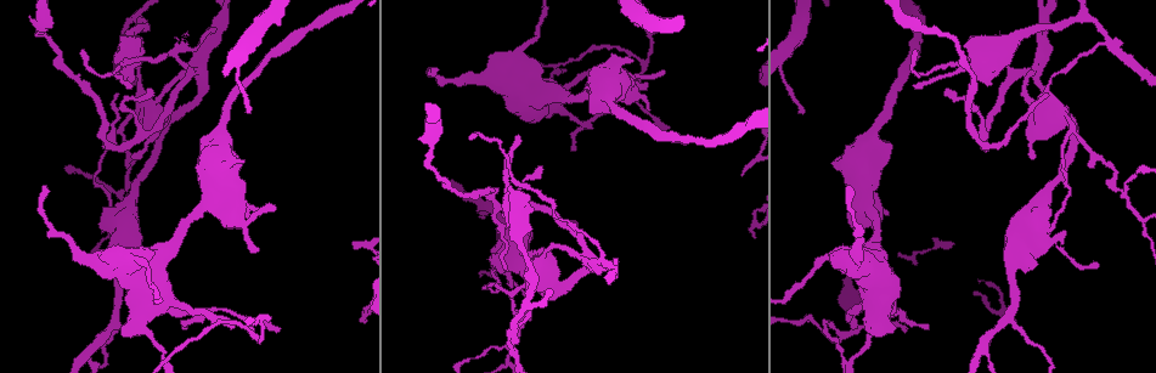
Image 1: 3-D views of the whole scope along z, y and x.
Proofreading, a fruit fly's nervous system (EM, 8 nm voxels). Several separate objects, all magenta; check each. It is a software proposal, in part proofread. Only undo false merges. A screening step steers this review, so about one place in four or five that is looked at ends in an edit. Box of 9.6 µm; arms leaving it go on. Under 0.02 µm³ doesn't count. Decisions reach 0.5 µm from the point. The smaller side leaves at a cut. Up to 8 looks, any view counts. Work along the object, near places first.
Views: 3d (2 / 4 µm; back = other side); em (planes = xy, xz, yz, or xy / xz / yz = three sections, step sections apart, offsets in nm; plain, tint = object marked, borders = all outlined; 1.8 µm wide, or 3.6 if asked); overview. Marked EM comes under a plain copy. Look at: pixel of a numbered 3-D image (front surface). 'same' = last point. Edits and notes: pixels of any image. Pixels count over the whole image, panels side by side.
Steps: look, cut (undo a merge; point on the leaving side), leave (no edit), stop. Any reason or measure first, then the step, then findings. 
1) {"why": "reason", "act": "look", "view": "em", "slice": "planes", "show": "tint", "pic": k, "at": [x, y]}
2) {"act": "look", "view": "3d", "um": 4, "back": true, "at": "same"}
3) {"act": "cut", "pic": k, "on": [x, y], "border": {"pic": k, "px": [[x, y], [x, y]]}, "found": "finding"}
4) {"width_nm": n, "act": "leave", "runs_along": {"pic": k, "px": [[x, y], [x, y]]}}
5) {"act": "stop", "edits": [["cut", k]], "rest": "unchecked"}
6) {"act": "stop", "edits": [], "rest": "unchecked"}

{"why": "abrupt turn", "act": "look", "view": "em", "um": 3.6, "slice": "xz", "step": 4, "show": "tint", "pic": 1, "at": [163, 305]}

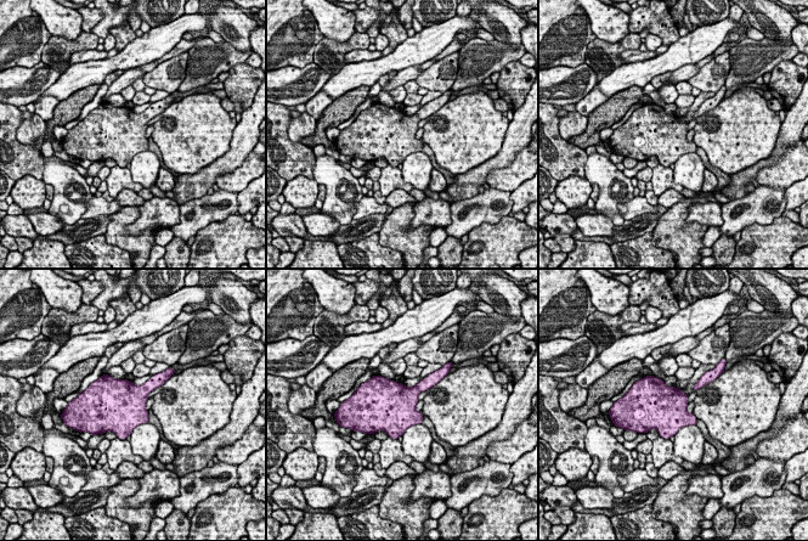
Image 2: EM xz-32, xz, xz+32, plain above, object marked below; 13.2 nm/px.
{"act": "leave", "found": "continuous, no second cell"}

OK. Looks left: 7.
{"why": "abrupt turn", "act": "look", "view": "3d", "um": 4, "pic": 1, "at": [109, 147]}

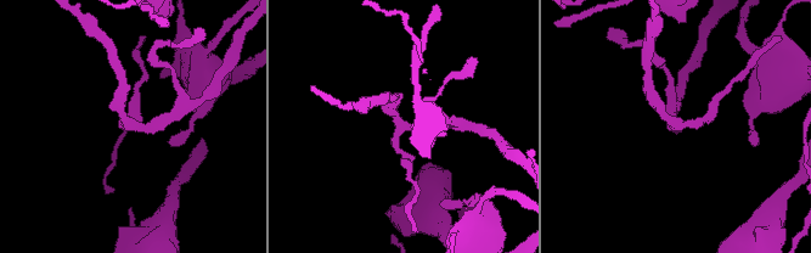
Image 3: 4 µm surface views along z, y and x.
{"act": "look", "view": "em", "um": 3.6, "slice": "yz", "step": 16, "show": "tint", "pic": 3, "at": [403, 127]}

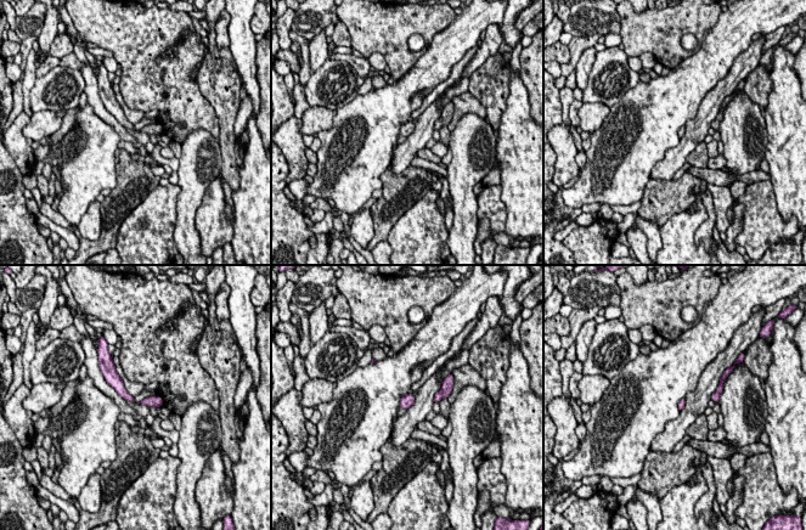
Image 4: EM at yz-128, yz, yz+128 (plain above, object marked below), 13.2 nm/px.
{"width_nm": 90, "act": "leave", "runs_along": {"pic": 4, "px": [[114, 376], [133, 400], [158, 404]]}, "found": "all the same cell"}

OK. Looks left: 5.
{"act": "look", "view": "em", "slice": "xy", "step": 4, "show": "tint", "pic": 1, "at": [1017, 72]}

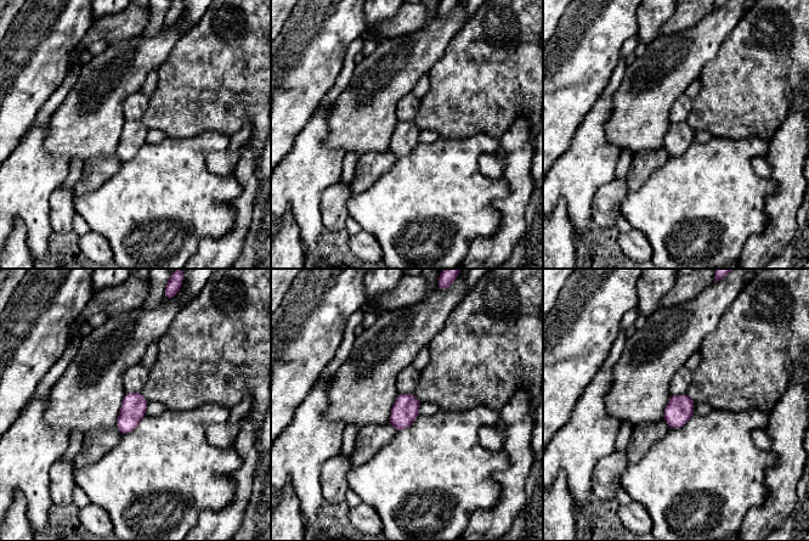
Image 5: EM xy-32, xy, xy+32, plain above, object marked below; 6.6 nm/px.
{"act": "leave", "found": "all the same cell"}

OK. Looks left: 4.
{"act": "stop", "edits": [], "rest": "unchecked"}

